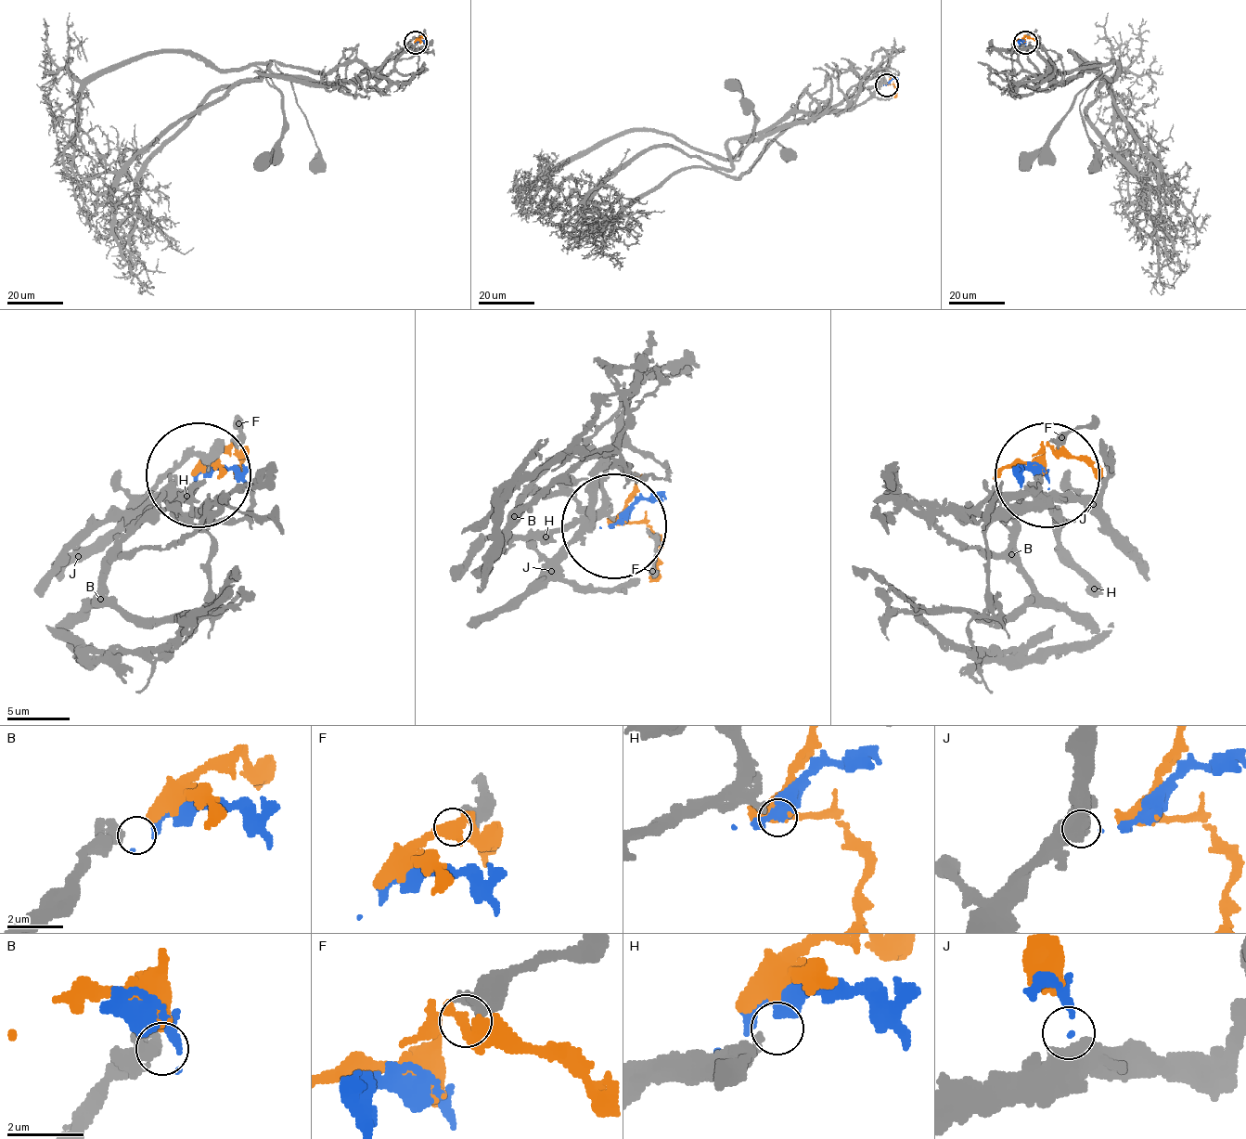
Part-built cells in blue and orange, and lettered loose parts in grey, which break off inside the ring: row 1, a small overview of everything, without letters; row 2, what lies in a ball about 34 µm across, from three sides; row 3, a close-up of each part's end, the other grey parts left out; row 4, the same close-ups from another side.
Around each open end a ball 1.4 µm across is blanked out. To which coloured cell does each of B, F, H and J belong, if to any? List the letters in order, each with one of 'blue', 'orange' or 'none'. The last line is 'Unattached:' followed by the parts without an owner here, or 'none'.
B: orange
F: none
H: none
J: blue
Unattached: F, H

